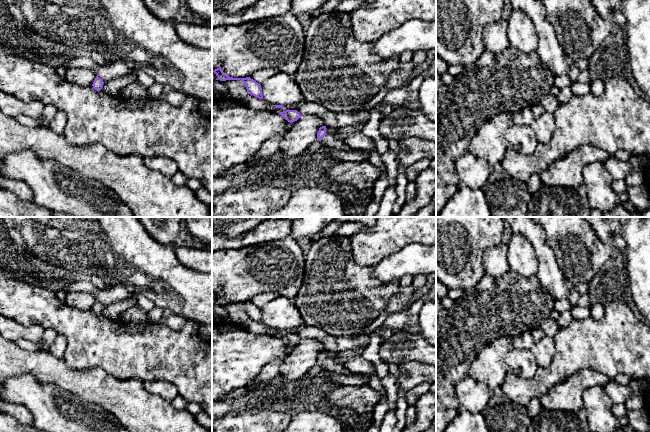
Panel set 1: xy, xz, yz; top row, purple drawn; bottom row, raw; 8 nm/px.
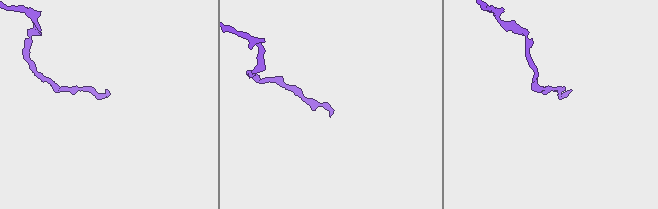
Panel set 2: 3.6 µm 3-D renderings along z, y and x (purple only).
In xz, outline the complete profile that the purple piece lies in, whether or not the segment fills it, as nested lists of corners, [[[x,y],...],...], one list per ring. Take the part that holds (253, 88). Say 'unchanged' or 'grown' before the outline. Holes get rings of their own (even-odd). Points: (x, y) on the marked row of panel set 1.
unchanged; [[[219,67],[214,70],[214,73],[216,74],[217,78],[220,81],[226,81],[226,80],[241,80],[247,89],[248,94],[251,94],[259,99],[263,99],[262,95],[262,88],[259,83],[251,79],[250,77],[246,78],[233,78],[229,77],[227,74],[225,74],[222,69]]]

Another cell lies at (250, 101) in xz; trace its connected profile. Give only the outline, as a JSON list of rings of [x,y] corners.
[[[247,94],[247,96],[240,101],[242,104],[244,104],[246,107],[257,110],[257,111],[269,111],[274,114],[279,114],[280,112],[286,111],[286,110],[298,110],[301,106],[303,106],[307,101],[304,99],[300,101],[299,103],[293,104],[293,105],[287,105],[283,108],[276,108],[273,104],[269,104],[263,99],[259,99],[251,94]]]

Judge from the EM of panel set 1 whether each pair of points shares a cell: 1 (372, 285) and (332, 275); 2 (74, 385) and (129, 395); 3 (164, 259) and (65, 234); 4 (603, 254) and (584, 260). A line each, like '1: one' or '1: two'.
1: one
2: one
3: one
4: one

